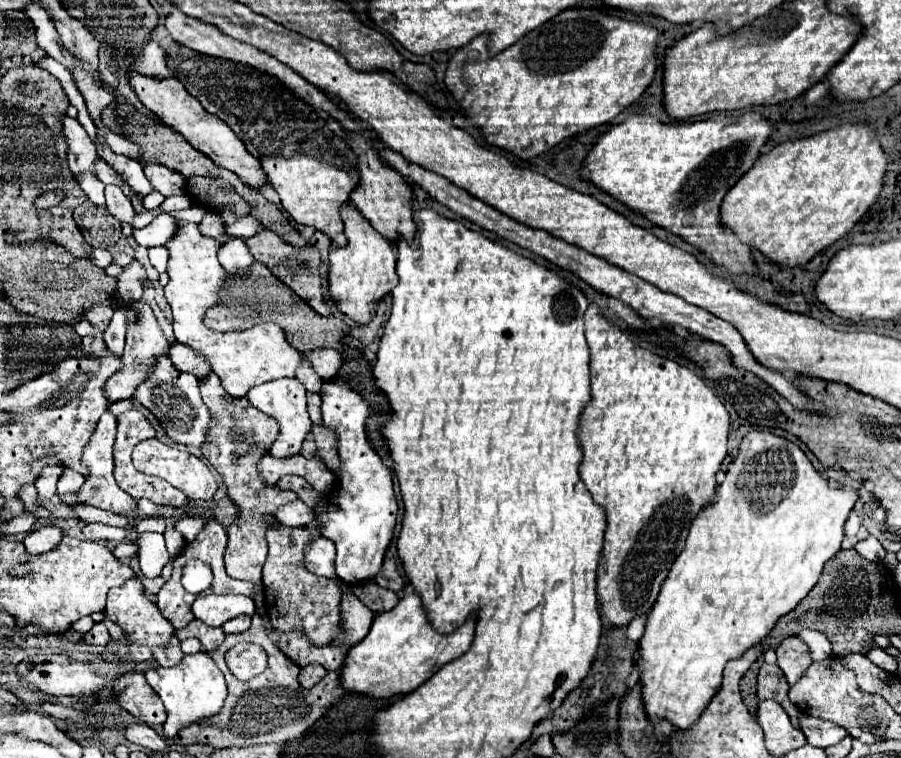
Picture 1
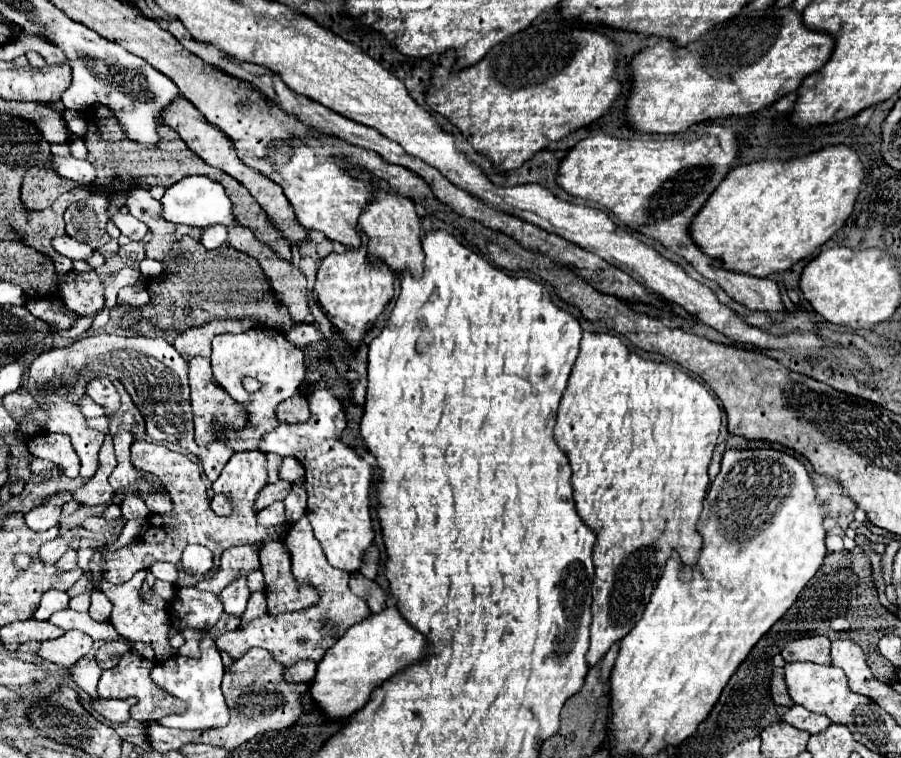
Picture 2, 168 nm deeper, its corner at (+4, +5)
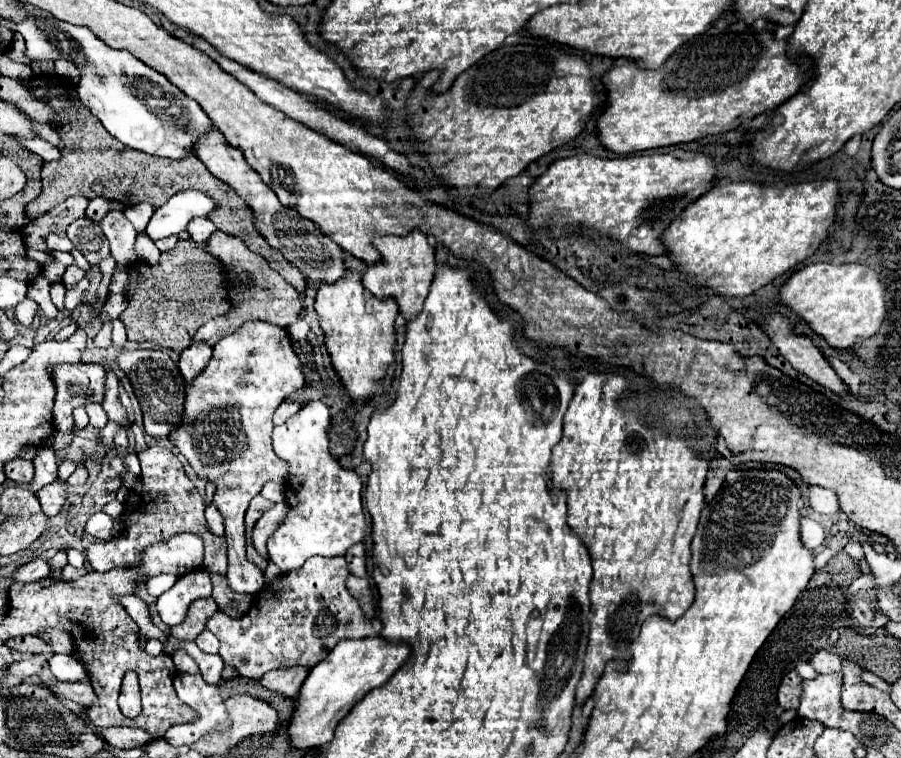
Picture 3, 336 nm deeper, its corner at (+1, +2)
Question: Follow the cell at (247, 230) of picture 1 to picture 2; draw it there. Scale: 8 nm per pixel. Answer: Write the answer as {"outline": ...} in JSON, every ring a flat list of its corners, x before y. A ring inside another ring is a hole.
{"outline":[[208,177,180,179,178,183,174,183,172,187,166,189,160,203,162,203,162,219,166,219,170,223,182,223,182,225,190,225,190,227,210,227,214,223,222,223,228,227,234,223,230,199,226,197,224,189,216,181,210,181]]}

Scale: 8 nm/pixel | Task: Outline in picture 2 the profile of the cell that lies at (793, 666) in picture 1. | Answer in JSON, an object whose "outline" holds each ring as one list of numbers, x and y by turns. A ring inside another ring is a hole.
{"outline":[[822,635,794,639,782,649,782,657,786,663,810,661,818,665,830,665,830,639]]}

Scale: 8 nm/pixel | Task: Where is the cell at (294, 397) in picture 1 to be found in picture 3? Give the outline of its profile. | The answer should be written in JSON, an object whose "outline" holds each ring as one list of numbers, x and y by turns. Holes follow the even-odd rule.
{"outline":[[265,482,261,494,271,502,283,502,285,500,285,488,281,484,275,484,275,482]]}

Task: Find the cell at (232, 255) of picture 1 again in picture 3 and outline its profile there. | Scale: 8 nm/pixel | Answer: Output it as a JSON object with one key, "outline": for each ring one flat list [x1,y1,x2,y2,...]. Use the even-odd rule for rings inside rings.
{"outline":[[195,218,191,224,189,224,189,234,191,234,191,240,197,242,199,246,205,246,207,240,211,238,211,234,215,232,215,224,209,220,209,218]]}

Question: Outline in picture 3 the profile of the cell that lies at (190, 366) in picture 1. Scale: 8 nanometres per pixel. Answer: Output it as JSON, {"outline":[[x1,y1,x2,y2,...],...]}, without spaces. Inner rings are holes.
{"outline":[[219,232,213,234,213,238,209,238,209,242,205,244,205,248,219,258,227,270,233,270,233,274,229,274,229,292,231,292,231,310,229,314,217,316,213,320,209,320,207,324,203,324,197,334,191,338,191,342,207,342,209,346,215,346,215,342,219,342,223,336,233,334,235,330,239,330,245,322,249,320,263,320,263,322,271,322,279,328,289,328,295,320,301,318,301,298,299,292,281,278,281,274,277,270,273,270,269,266,269,262,251,252,249,246,245,242,241,242,241,238]]}

